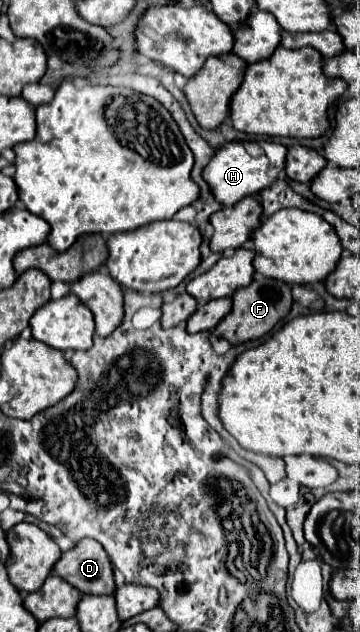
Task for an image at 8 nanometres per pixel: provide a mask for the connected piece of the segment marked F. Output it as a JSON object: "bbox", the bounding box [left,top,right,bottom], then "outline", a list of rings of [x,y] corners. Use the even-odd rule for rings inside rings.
{"bbox":[216,279,292,345],"outline":[[[262,279],[262,281],[252,281],[244,289],[236,289],[232,295],[232,311],[216,325],[216,335],[228,339],[232,345],[246,343],[250,339],[260,339],[266,333],[274,329],[274,325],[284,319],[292,307],[292,293],[290,285],[284,281],[272,281],[272,279]]]}

